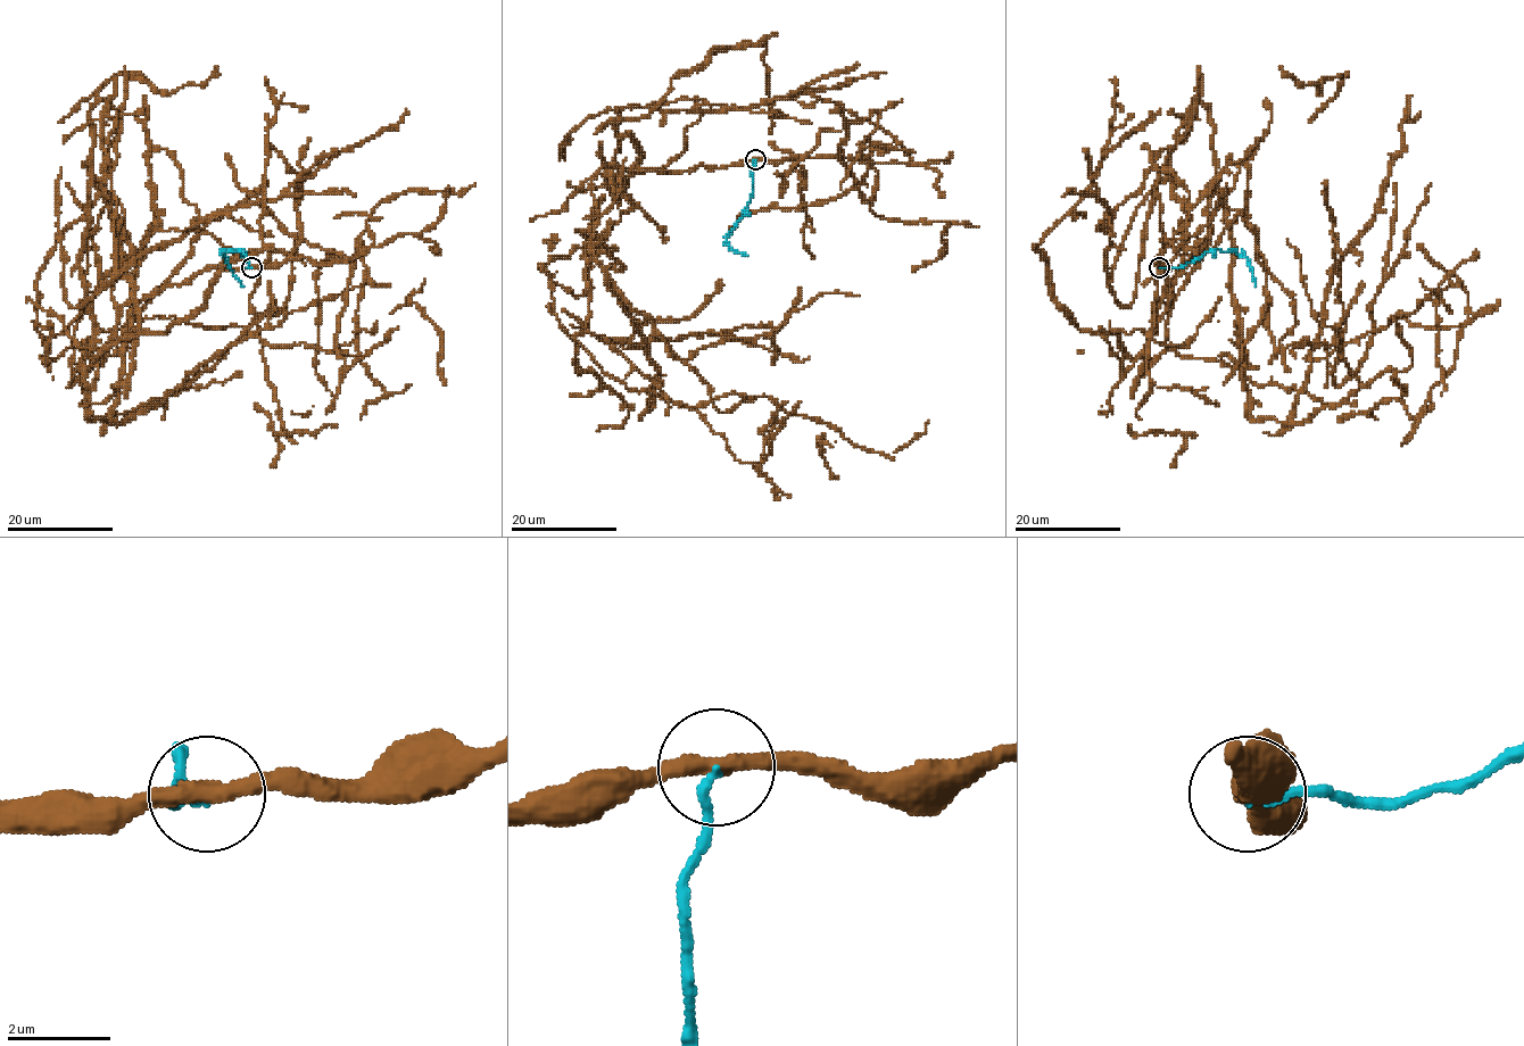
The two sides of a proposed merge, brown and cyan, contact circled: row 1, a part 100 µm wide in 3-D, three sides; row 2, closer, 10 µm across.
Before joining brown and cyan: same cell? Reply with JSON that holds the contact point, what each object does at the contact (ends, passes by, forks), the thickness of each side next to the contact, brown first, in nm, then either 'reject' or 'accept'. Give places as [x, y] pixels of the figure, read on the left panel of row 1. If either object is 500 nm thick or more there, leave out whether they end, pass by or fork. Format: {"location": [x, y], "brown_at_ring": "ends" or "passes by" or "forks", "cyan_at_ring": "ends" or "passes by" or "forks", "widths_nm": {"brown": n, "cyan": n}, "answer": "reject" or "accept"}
{"location": [251, 267], "brown_at_ring": "passes by", "cyan_at_ring": "ends", "widths_nm": {"brown": 340, "cyan": 170}, "answer": "reject"}

